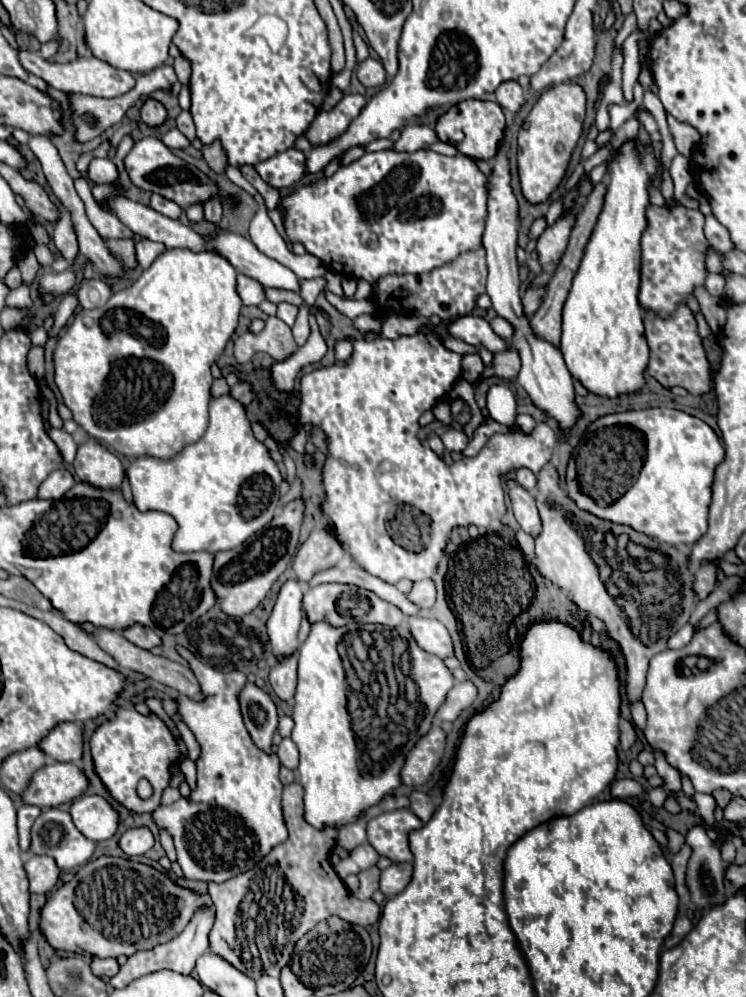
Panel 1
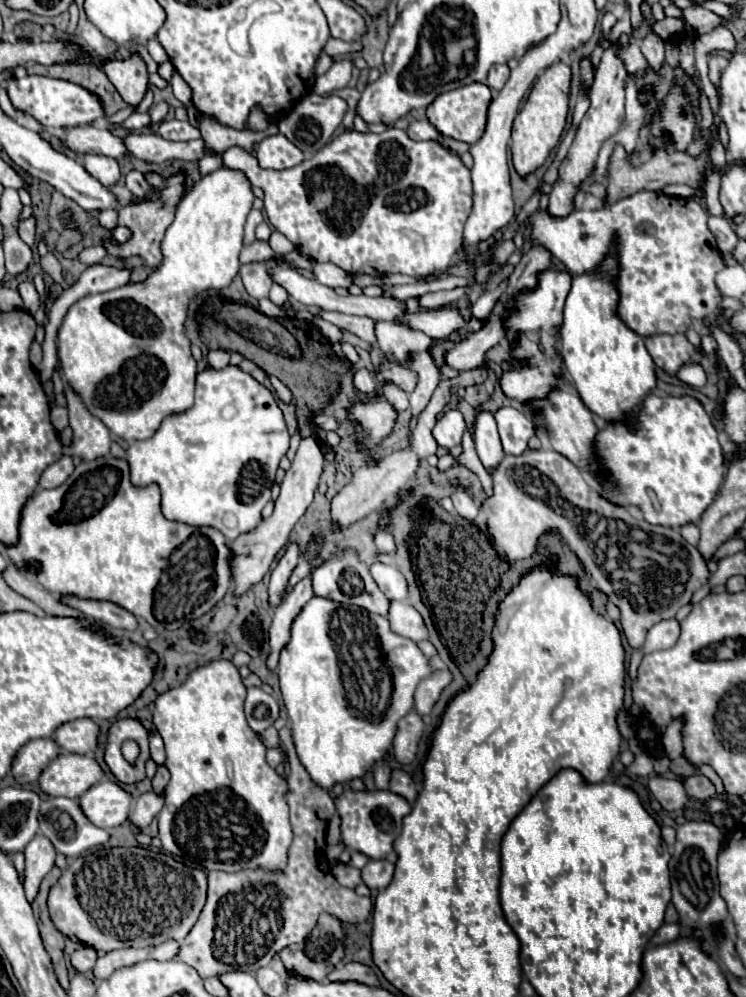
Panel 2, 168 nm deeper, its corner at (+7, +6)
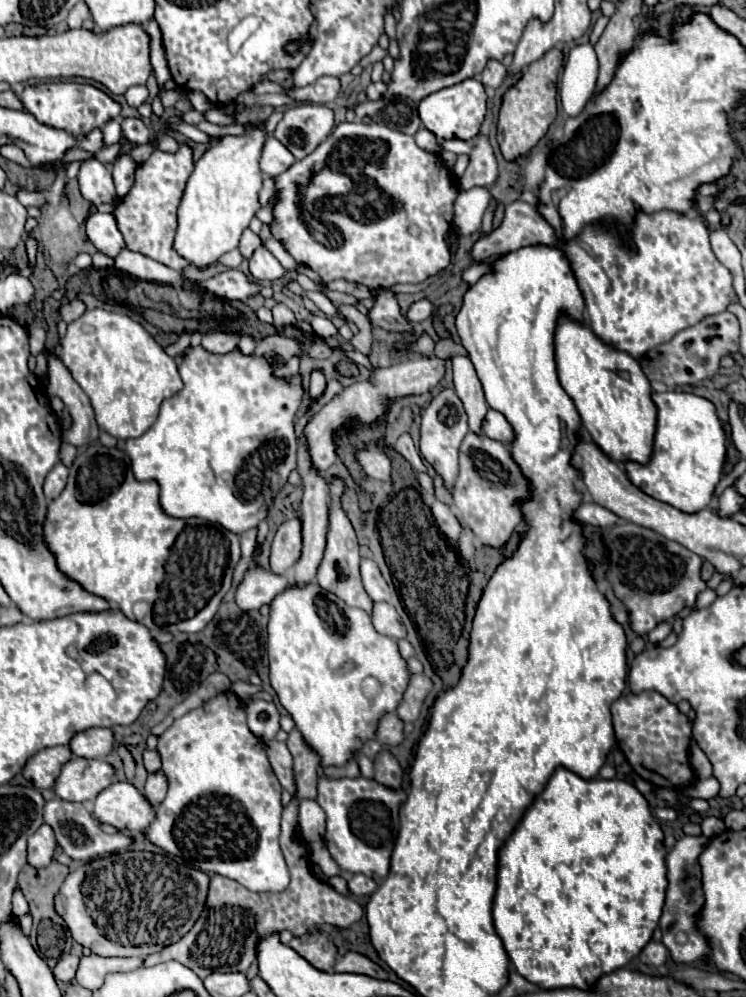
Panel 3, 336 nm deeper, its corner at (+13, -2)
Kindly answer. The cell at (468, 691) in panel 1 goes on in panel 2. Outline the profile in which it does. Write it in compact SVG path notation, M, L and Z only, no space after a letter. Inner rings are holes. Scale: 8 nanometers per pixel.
M448 669L442 671L432 671L426 679L422 679L416 687L414 693L414 709L420 715L428 715L434 707L434 703L438 701L442 689L452 681L452 675Z

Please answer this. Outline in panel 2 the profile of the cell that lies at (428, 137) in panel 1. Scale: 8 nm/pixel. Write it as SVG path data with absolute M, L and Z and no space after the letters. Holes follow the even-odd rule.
M412 119L408 125L408 137L422 141L422 139L438 139L440 133L438 129L428 121L428 119Z

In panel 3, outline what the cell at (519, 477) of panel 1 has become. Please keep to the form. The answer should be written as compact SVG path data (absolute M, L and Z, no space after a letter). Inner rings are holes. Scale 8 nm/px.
M488 409L488 415L482 423L482 431L494 439L494 441L500 441L500 443L514 443L514 429L512 425L506 421L506 417L494 409Z

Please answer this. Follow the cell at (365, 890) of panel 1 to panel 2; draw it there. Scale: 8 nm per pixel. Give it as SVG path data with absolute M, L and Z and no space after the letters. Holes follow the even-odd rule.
M336 865L336 867L332 867L332 873L334 873L336 881L338 881L340 885L344 885L344 887L354 889L358 883L362 883L362 879L360 879L360 871L354 869L354 867Z

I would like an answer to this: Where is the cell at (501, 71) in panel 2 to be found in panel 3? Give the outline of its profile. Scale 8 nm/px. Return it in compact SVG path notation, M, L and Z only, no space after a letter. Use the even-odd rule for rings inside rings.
M492 59L492 61L486 65L486 69L482 71L480 83L482 83L484 87L498 89L500 83L504 81L504 77L506 77L506 67L504 67L500 61L494 61L494 59Z

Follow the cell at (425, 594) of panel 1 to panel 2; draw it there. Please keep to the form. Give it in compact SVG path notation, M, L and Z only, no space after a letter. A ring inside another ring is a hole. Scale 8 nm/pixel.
M374 563L370 565L370 573L376 581L376 585L380 587L380 591L390 599L400 599L404 601L408 597L408 587L404 583L404 577L400 575L400 571L392 565L384 565L384 563Z

